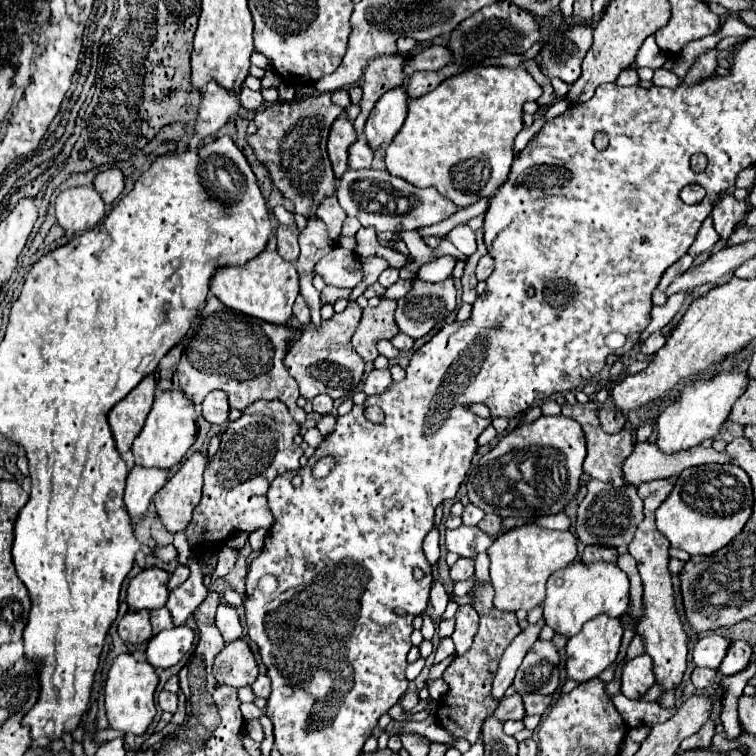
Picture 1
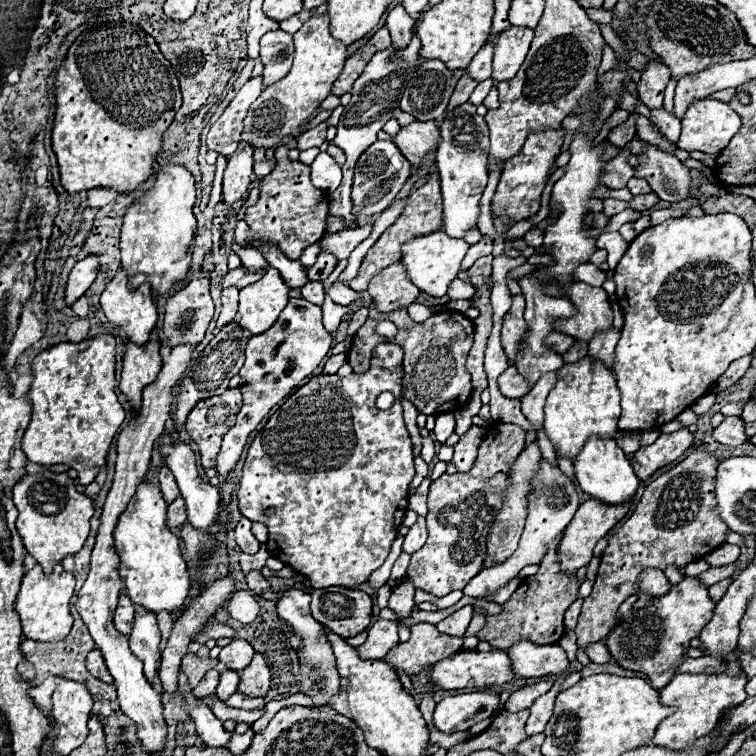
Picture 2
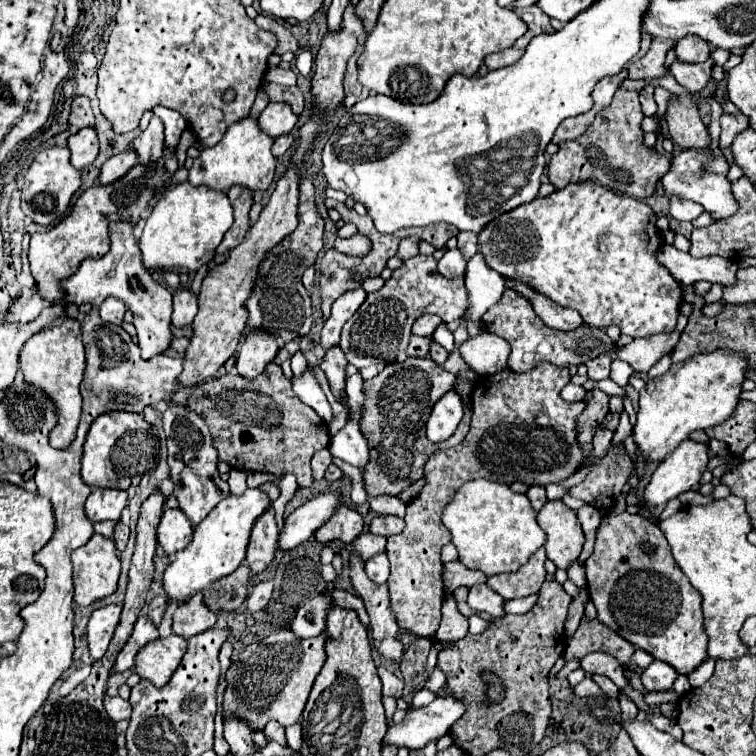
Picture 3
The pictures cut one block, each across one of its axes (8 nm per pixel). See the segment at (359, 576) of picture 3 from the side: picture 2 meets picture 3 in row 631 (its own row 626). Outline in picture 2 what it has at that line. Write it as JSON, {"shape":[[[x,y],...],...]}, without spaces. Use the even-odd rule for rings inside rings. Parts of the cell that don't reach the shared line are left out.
{"shape":[[[376,620],[368,630],[368,640],[358,646],[362,660],[380,660],[390,648],[398,642],[398,622],[394,620]]]}

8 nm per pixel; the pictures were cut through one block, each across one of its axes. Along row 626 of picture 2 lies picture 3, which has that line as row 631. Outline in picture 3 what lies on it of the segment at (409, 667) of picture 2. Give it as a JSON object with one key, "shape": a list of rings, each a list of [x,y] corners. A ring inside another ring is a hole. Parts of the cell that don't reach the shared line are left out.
{"shape":[[[538,364],[538,368],[532,368],[532,372],[512,372],[510,368],[506,368],[506,370],[496,372],[496,374],[492,374],[492,376],[480,376],[480,378],[476,378],[476,382],[474,382],[474,386],[472,386],[472,426],[470,426],[468,436],[462,440],[462,444],[458,444],[458,446],[454,446],[454,448],[438,450],[438,452],[434,452],[434,454],[428,458],[426,468],[424,468],[426,484],[424,484],[424,488],[420,490],[420,494],[406,506],[406,516],[404,516],[406,528],[404,528],[400,534],[396,534],[396,536],[388,536],[388,538],[386,538],[386,540],[388,540],[388,544],[386,544],[386,554],[388,554],[388,558],[390,558],[390,576],[388,576],[390,606],[392,606],[392,610],[396,612],[396,618],[398,618],[398,626],[400,626],[400,628],[410,630],[412,634],[416,634],[416,636],[420,636],[420,638],[434,638],[434,634],[436,634],[436,630],[438,630],[438,626],[440,626],[440,618],[442,618],[440,606],[442,606],[442,600],[444,600],[440,548],[450,542],[450,532],[444,528],[444,524],[442,524],[442,520],[440,520],[440,514],[442,514],[442,508],[450,502],[452,494],[454,494],[464,482],[470,482],[470,480],[476,480],[476,478],[486,478],[486,480],[504,482],[504,484],[512,484],[512,482],[516,480],[516,482],[524,482],[524,484],[528,484],[528,486],[530,486],[530,484],[542,484],[542,486],[546,486],[546,484],[550,484],[550,482],[558,484],[560,480],[566,480],[566,478],[570,478],[570,476],[576,472],[576,468],[580,466],[580,460],[582,460],[582,450],[580,450],[580,446],[578,446],[578,442],[576,442],[576,416],[584,410],[584,404],[582,404],[582,402],[564,402],[564,400],[560,398],[560,390],[570,382],[570,379],[571,376],[568,368],[557,368],[552,366],[552,364]]]}

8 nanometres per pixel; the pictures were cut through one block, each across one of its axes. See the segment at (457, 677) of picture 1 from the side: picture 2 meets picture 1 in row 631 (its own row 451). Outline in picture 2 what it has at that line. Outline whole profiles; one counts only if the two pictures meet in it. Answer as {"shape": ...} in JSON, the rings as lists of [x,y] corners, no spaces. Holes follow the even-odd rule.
{"shape":[[[494,422],[488,426],[488,432],[478,448],[478,454],[482,458],[476,458],[470,472],[466,472],[464,476],[442,474],[438,480],[434,480],[430,484],[428,516],[426,516],[428,540],[418,552],[412,554],[412,562],[408,566],[408,578],[412,578],[412,582],[416,584],[418,590],[424,590],[426,594],[434,594],[434,596],[442,598],[454,590],[462,590],[464,584],[468,584],[468,580],[472,580],[472,576],[476,576],[476,572],[482,570],[482,562],[484,562],[484,554],[486,554],[486,534],[502,508],[504,490],[510,486],[508,470],[514,464],[514,460],[518,458],[518,454],[522,452],[522,448],[524,448],[524,430],[520,426]]]}

